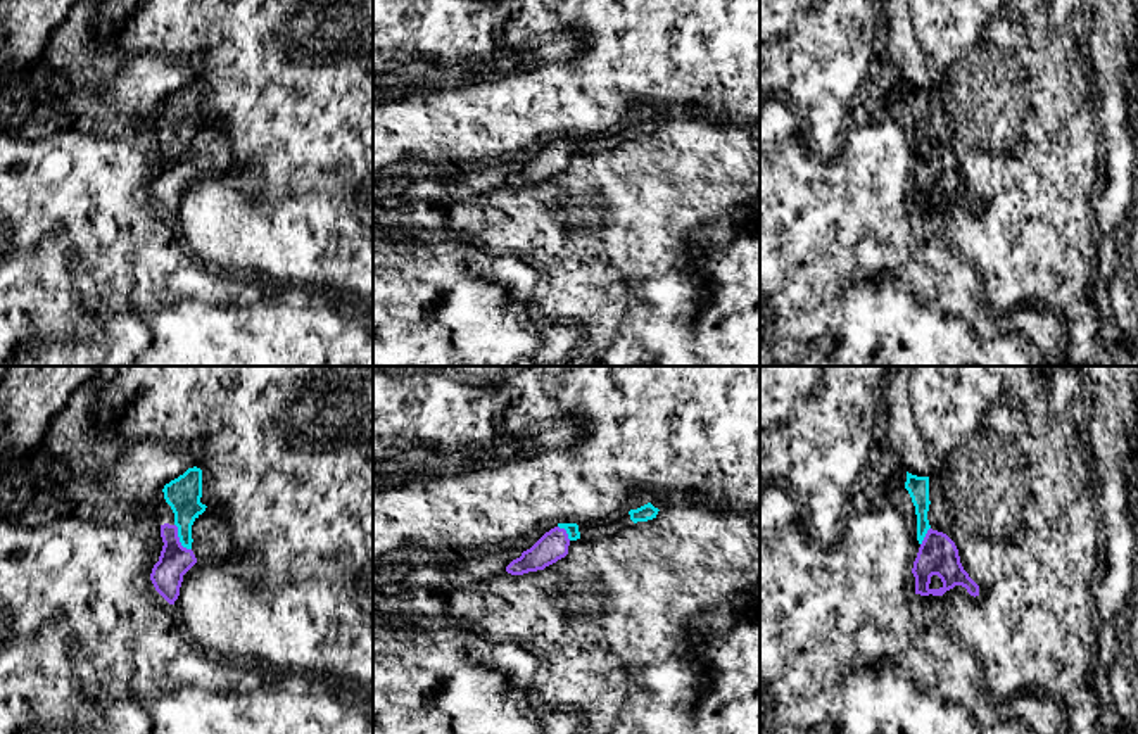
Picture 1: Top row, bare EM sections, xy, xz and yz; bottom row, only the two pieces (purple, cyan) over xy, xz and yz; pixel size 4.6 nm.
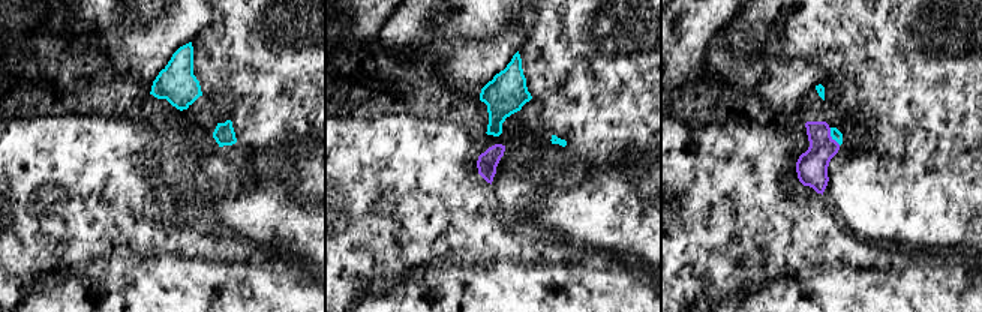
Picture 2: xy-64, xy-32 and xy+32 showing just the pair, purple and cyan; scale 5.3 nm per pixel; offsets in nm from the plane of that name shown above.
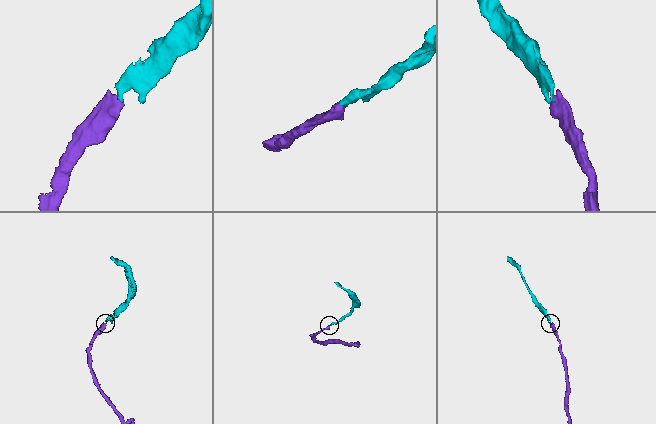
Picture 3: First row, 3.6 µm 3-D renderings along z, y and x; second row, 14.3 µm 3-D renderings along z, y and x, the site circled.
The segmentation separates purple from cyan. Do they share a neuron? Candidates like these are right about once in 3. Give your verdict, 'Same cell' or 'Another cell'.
Same cell

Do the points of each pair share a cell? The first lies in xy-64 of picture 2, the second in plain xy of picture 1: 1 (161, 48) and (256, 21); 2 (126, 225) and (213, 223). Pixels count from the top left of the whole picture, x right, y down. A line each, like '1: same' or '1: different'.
1: different
2: different

